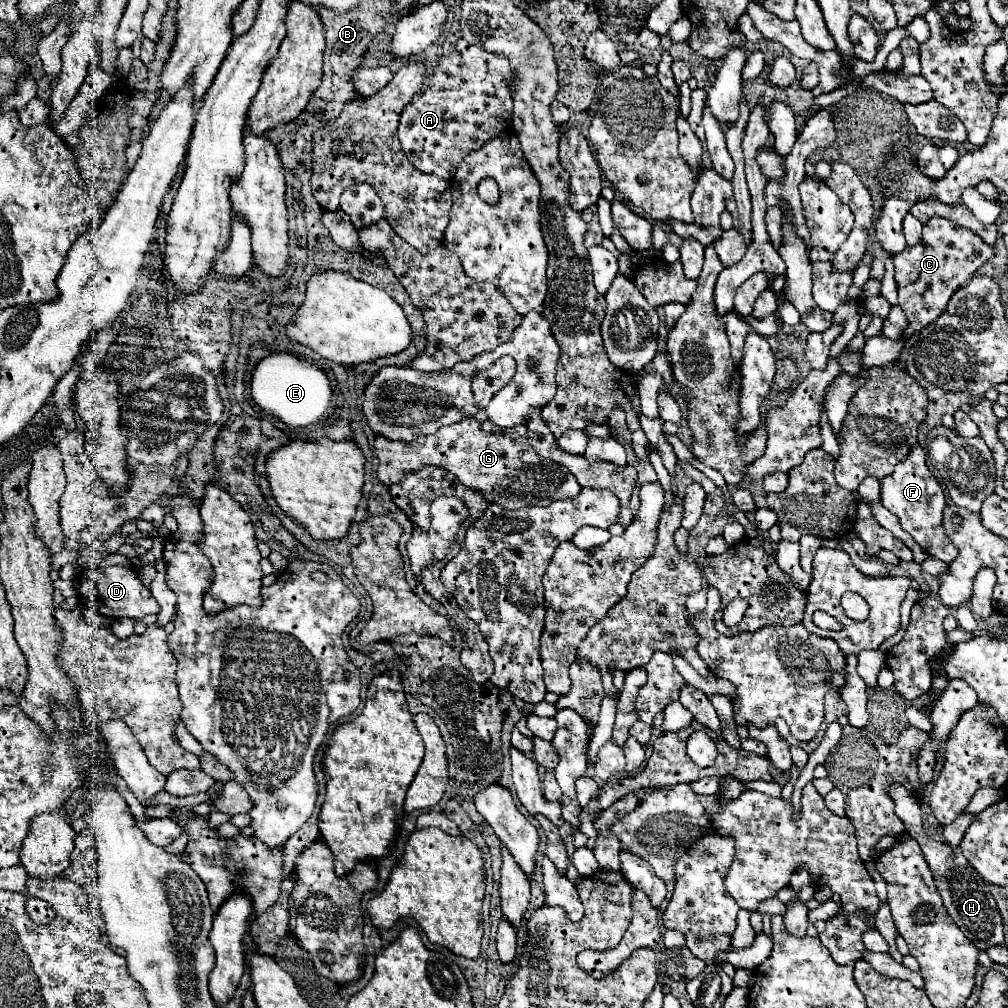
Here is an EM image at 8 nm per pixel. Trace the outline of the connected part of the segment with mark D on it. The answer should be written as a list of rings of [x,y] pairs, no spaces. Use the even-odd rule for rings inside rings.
[[[110,566],[108,570],[94,568],[79,581],[80,602],[108,618],[144,618],[146,614],[156,614],[160,610],[152,592],[140,582],[138,572],[130,566]]]

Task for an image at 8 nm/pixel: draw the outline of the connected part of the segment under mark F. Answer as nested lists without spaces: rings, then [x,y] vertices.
[[[920,444],[912,448],[908,458],[896,466],[892,476],[882,480],[882,504],[900,518],[902,528],[932,556],[950,562],[956,556],[956,546],[948,540],[942,528],[942,510],[946,508],[946,496],[940,482],[934,478],[926,464],[926,452]]]

